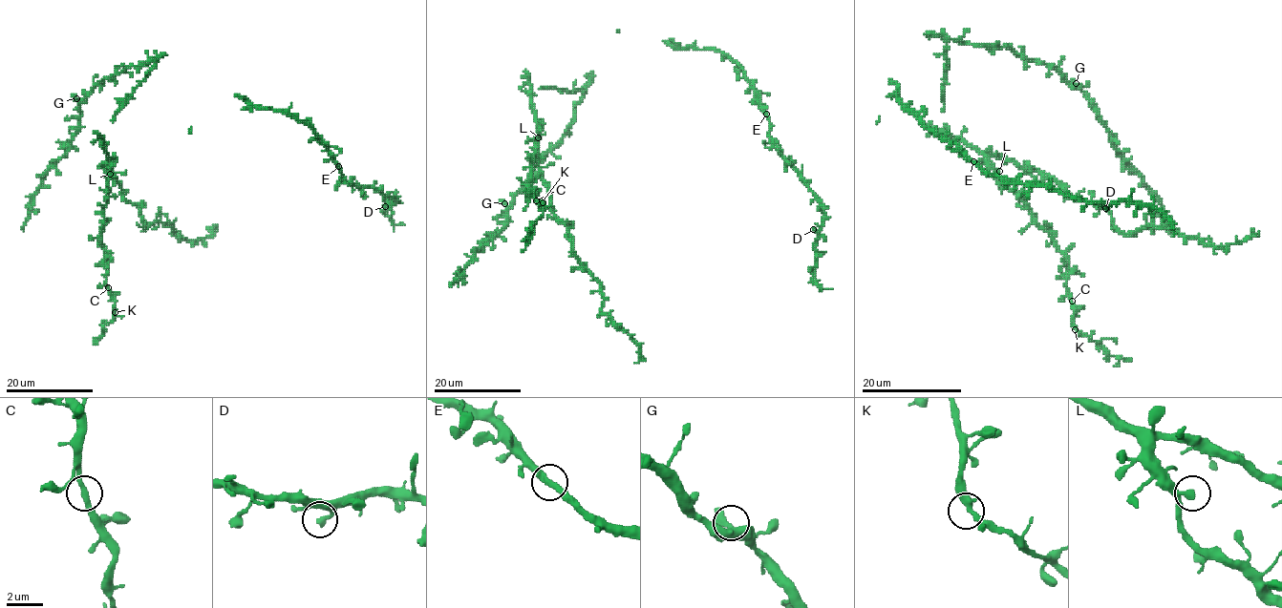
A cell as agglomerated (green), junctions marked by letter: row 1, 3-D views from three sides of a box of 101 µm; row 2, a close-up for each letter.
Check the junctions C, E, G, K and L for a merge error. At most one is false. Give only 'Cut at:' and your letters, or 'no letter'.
Cut at: no letter

